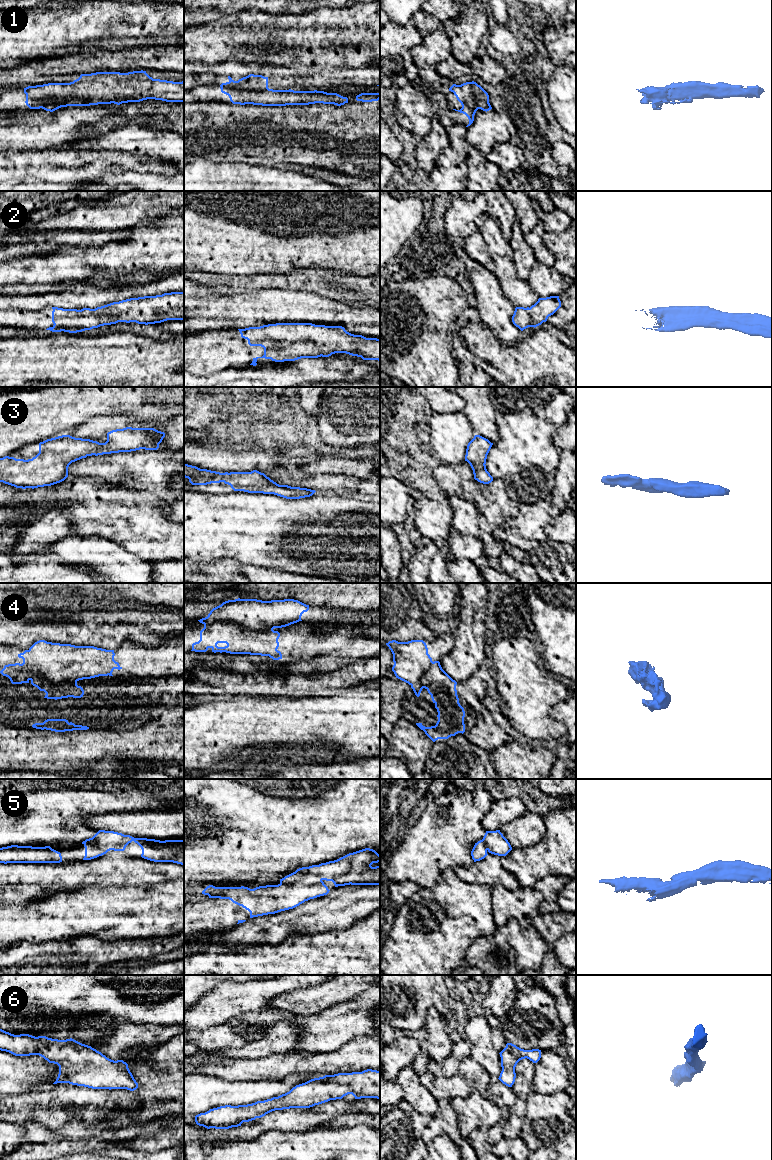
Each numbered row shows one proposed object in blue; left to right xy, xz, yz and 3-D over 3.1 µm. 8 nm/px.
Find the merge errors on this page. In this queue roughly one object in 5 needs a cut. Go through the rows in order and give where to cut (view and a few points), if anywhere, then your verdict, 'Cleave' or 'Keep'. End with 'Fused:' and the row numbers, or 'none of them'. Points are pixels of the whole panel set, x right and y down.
1: Split along xz (221, 86), (245, 90), (275, 90). Cleave
2: No split. Keep
3: No split. Keep
4: Split along xz (204, 624), (227, 621), (238, 623), (249, 629), (272, 629). Cleave
5: No split. Keep
6: No split. Keep
Fused: 1, 4

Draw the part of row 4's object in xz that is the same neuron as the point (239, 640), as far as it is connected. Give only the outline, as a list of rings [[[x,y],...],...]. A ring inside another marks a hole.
[[[216,621],[204,625],[200,640],[192,644],[191,651],[206,652],[211,648],[214,653],[261,655],[279,660],[279,637],[280,633],[271,628],[249,630],[239,624]]]

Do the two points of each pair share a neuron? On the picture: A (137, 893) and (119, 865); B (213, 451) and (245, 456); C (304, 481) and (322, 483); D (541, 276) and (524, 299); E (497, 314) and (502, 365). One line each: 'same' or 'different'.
A: different
B: same
C: same
D: different
E: different

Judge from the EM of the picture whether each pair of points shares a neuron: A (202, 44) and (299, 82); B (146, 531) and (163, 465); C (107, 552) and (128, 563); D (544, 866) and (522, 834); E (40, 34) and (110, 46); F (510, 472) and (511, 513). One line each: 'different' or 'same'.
A: different
B: different
C: same
D: different
E: different
F: different

